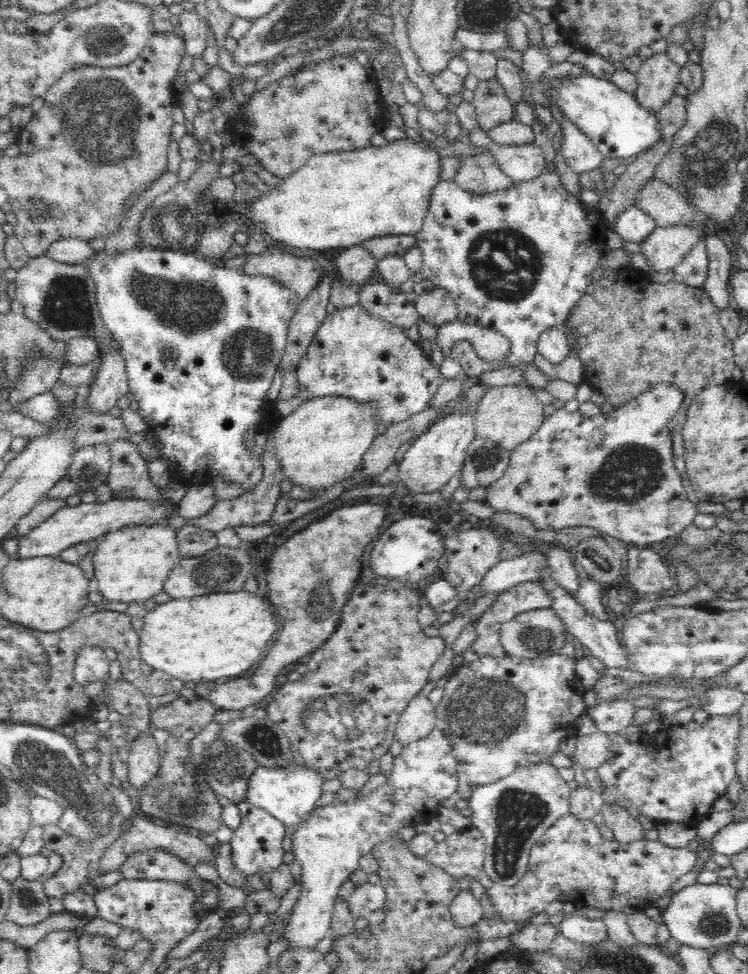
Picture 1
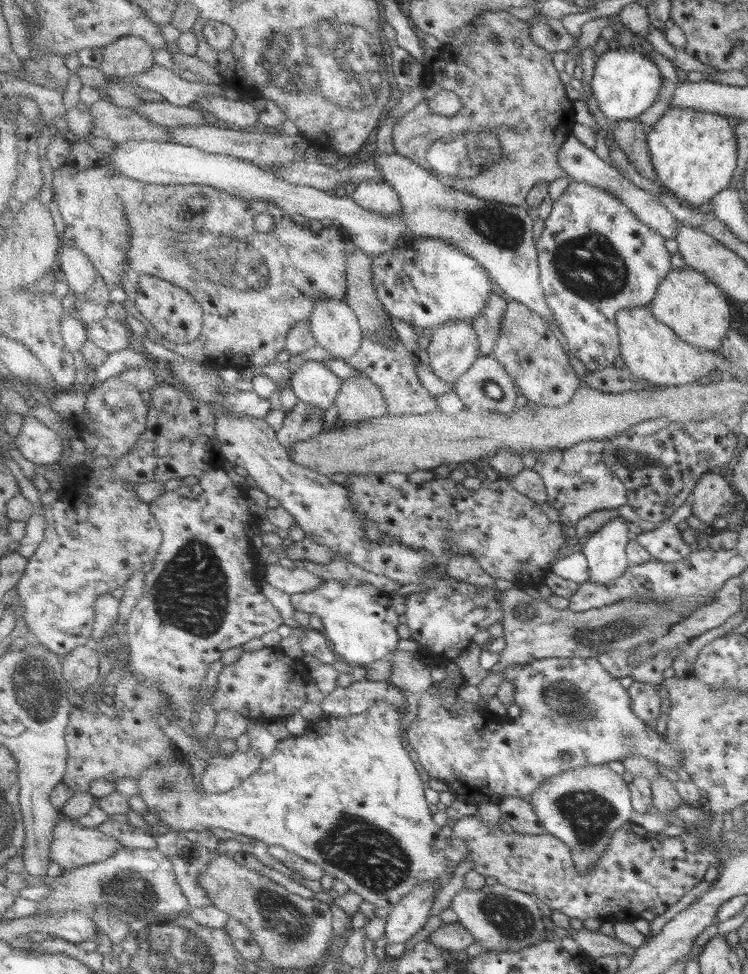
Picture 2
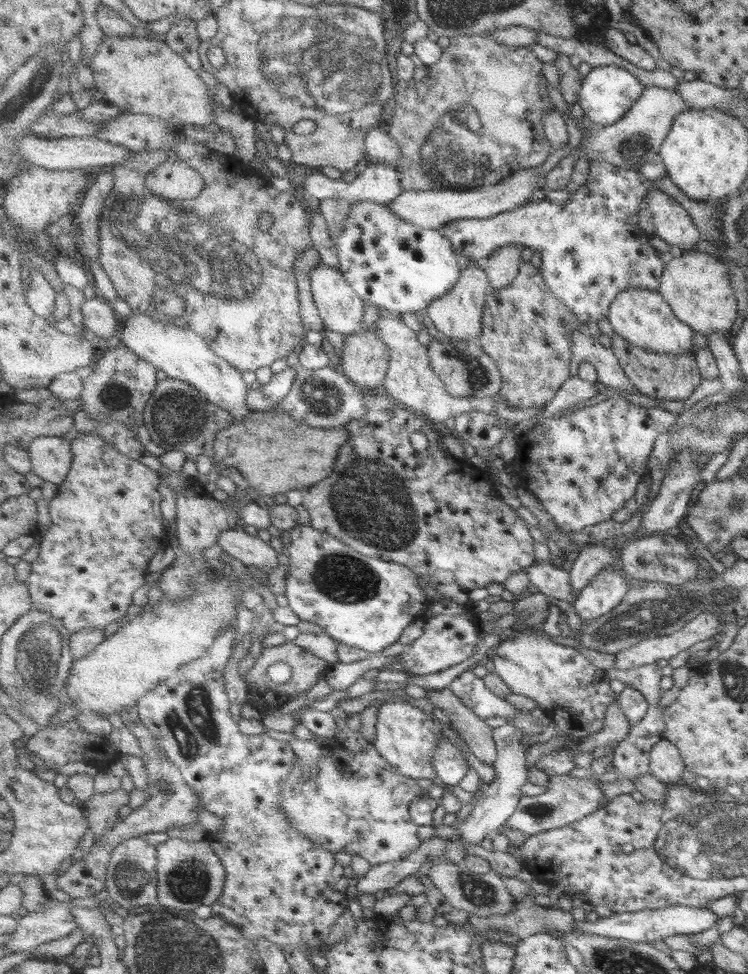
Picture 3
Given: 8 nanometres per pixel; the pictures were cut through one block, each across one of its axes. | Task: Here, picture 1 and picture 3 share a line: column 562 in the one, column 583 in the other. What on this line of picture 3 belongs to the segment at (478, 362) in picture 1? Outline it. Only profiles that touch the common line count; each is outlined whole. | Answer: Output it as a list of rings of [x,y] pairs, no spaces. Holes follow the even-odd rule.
[[[609,160],[592,162],[588,180],[582,188],[572,193],[565,203],[554,203],[547,199],[521,206],[519,209],[485,219],[465,218],[444,225],[441,230],[455,243],[455,249],[471,260],[491,257],[503,246],[521,243],[542,252],[543,275],[556,296],[587,322],[598,323],[609,318],[614,301],[628,289],[645,288],[658,291],[663,284],[667,262],[650,242],[652,235],[641,225],[640,204],[649,197],[650,187],[655,182],[646,178],[639,170],[616,166]]]

